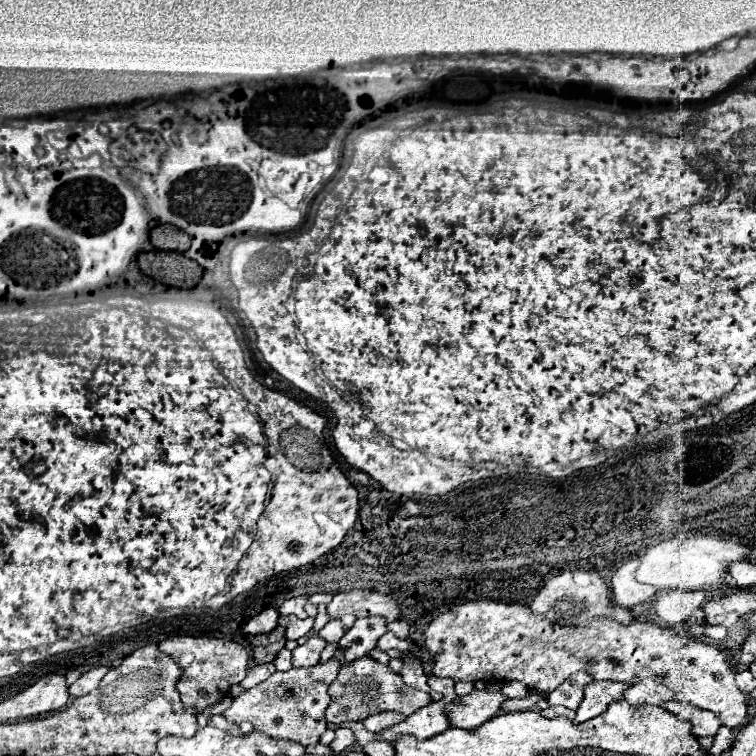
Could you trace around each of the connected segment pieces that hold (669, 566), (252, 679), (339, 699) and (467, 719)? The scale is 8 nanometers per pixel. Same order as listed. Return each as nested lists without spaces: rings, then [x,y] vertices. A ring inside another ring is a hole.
[[[678,532],[676,536],[660,538],[660,540],[658,540],[658,546],[650,548],[650,550],[640,558],[640,566],[638,566],[638,570],[636,570],[636,578],[638,578],[640,582],[658,586],[658,592],[656,592],[650,600],[646,600],[646,602],[652,604],[652,610],[654,610],[654,616],[656,616],[656,618],[654,618],[656,622],[652,623],[659,624],[659,626],[663,628],[673,629],[675,625],[669,625],[656,614],[656,600],[658,600],[662,594],[668,594],[668,592],[672,592],[672,590],[676,590],[676,588],[694,592],[689,590],[700,590],[700,588],[704,588],[704,586],[708,586],[708,584],[718,584],[718,582],[724,578],[724,570],[726,570],[732,562],[746,560],[746,558],[750,556],[750,546],[746,546],[746,544],[742,544],[742,542],[732,542],[732,540],[724,538],[724,536],[716,536],[716,534],[704,532],[704,534],[697,534],[698,536],[690,536],[690,538],[688,538],[688,536],[682,536],[682,534],[683,532]]]
[[[270,662],[270,664],[262,664],[262,666],[252,666],[252,668],[248,668],[248,674],[246,674],[246,678],[240,682],[240,686],[242,688],[252,688],[254,684],[260,684],[262,680],[266,680],[270,674],[274,674],[276,672],[276,668],[274,668],[274,664]]]
[[[368,656],[358,658],[350,666],[344,666],[338,672],[336,680],[330,684],[328,694],[332,696],[332,702],[328,706],[326,720],[332,722],[332,724],[340,724],[340,722],[346,722],[346,720],[364,720],[372,714],[378,714],[378,712],[384,712],[384,710],[394,710],[394,712],[402,712],[402,714],[410,716],[418,708],[424,708],[432,702],[430,694],[406,686],[402,682],[400,674],[394,674],[390,670],[390,666],[380,664],[378,660],[372,660]]]
[[[472,690],[468,696],[462,698],[460,706],[448,706],[448,718],[454,728],[474,730],[492,716],[502,712],[502,702],[506,696],[500,690]]]

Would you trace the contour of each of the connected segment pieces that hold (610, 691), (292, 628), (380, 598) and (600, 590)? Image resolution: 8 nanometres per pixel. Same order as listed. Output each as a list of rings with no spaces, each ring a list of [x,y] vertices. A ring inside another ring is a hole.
[[[592,682],[592,684],[588,684],[584,690],[584,700],[576,710],[574,724],[582,724],[582,722],[606,712],[610,702],[624,698],[626,688],[628,688],[628,684],[622,684],[622,682]]]
[[[288,616],[288,618],[284,620],[284,624],[286,624],[286,638],[288,638],[288,640],[298,640],[298,638],[306,636],[306,634],[312,630],[314,620],[316,620],[316,618],[304,618],[304,620],[300,620],[300,618],[296,618],[296,616]]]
[[[350,590],[336,594],[328,604],[330,620],[340,620],[344,614],[354,614],[356,618],[384,616],[386,622],[394,622],[400,616],[400,608],[390,596],[368,590]]]
[[[564,570],[562,574],[552,576],[534,596],[528,608],[534,614],[542,614],[552,624],[564,624],[564,626],[584,626],[596,618],[612,618],[622,624],[630,624],[634,620],[630,610],[612,604],[606,592],[606,582],[596,572],[586,572],[586,570]]]

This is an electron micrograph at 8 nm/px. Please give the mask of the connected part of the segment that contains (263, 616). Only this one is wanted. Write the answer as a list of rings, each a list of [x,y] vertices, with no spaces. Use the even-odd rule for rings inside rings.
[[[266,608],[260,614],[256,614],[254,618],[250,618],[242,630],[246,636],[268,634],[278,626],[278,618],[280,618],[280,614],[276,608]]]

